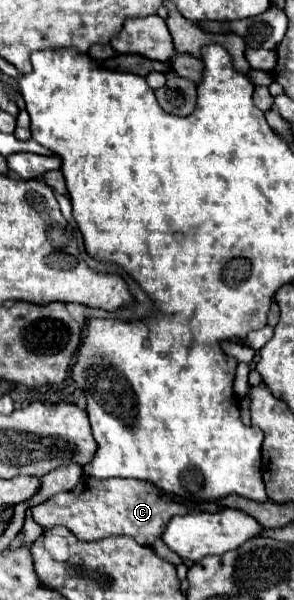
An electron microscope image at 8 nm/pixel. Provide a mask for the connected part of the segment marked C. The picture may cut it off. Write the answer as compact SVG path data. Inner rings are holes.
M83 475L83 479L71 491L57 493L49 501L33 507L33 519L43 529L63 525L81 541L127 535L141 545L151 545L155 539L159 539L173 515L187 513L189 509L183 503L167 499L165 493L151 481L95 479L89 475Z

